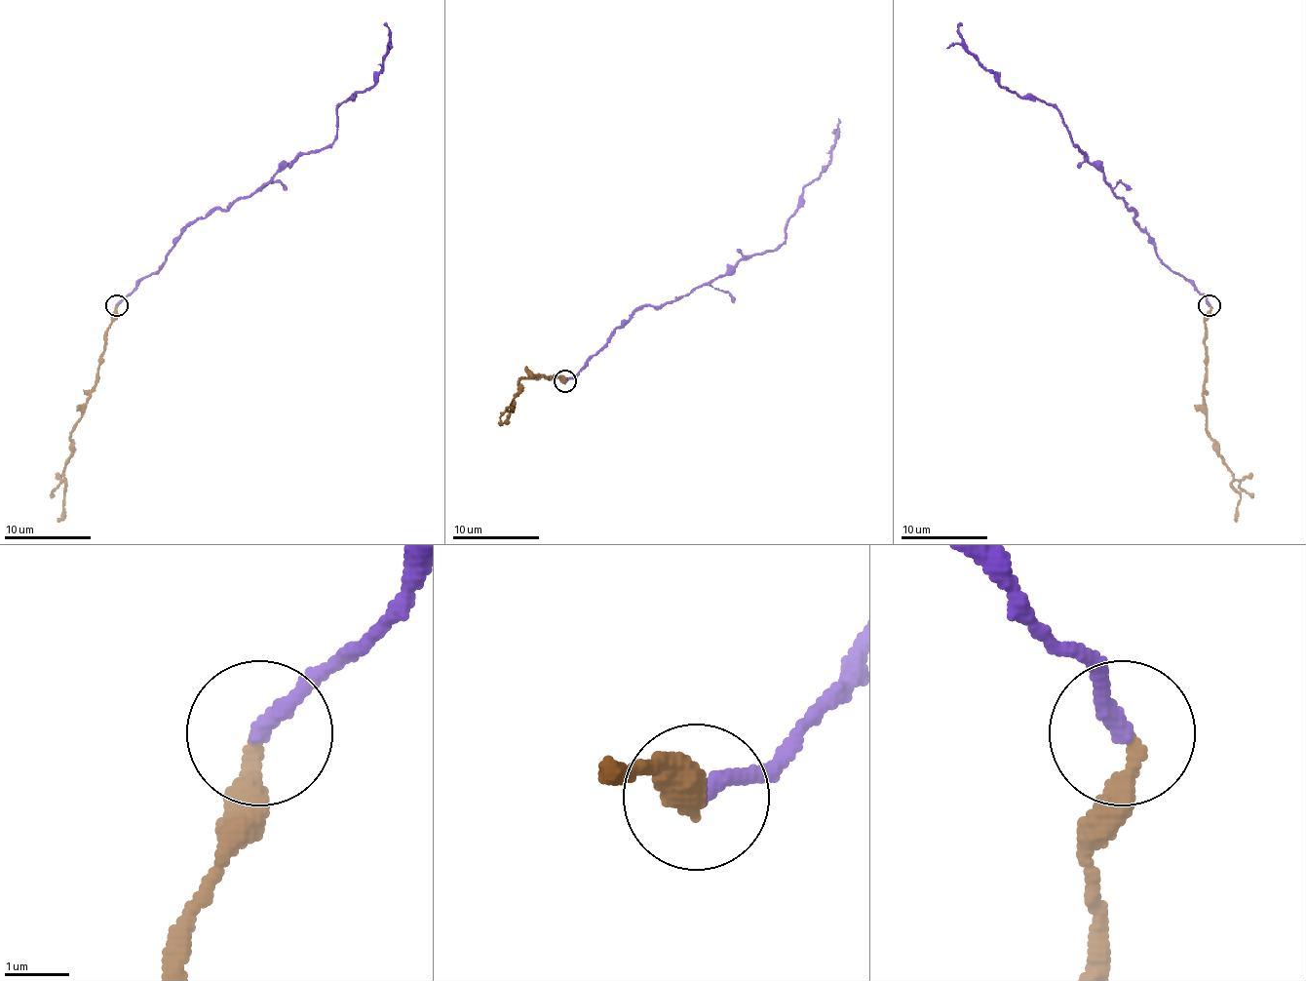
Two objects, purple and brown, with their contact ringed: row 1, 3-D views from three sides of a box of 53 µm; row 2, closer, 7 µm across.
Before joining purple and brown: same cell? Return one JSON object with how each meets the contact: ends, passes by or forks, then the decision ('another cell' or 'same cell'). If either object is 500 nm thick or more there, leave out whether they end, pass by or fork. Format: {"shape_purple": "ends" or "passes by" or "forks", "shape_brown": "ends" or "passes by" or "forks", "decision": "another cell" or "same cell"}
{"shape_purple": "ends", "shape_brown": "ends", "decision": "same cell"}

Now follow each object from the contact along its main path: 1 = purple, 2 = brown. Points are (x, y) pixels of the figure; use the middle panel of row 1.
1: (564, 380), (637, 309), (662, 307), (774, 251), (802, 190), (824, 171), (832, 132)
2: (564, 382), (556, 375), (521, 378), (518, 391), (513, 398), (513, 412), (506, 406)

